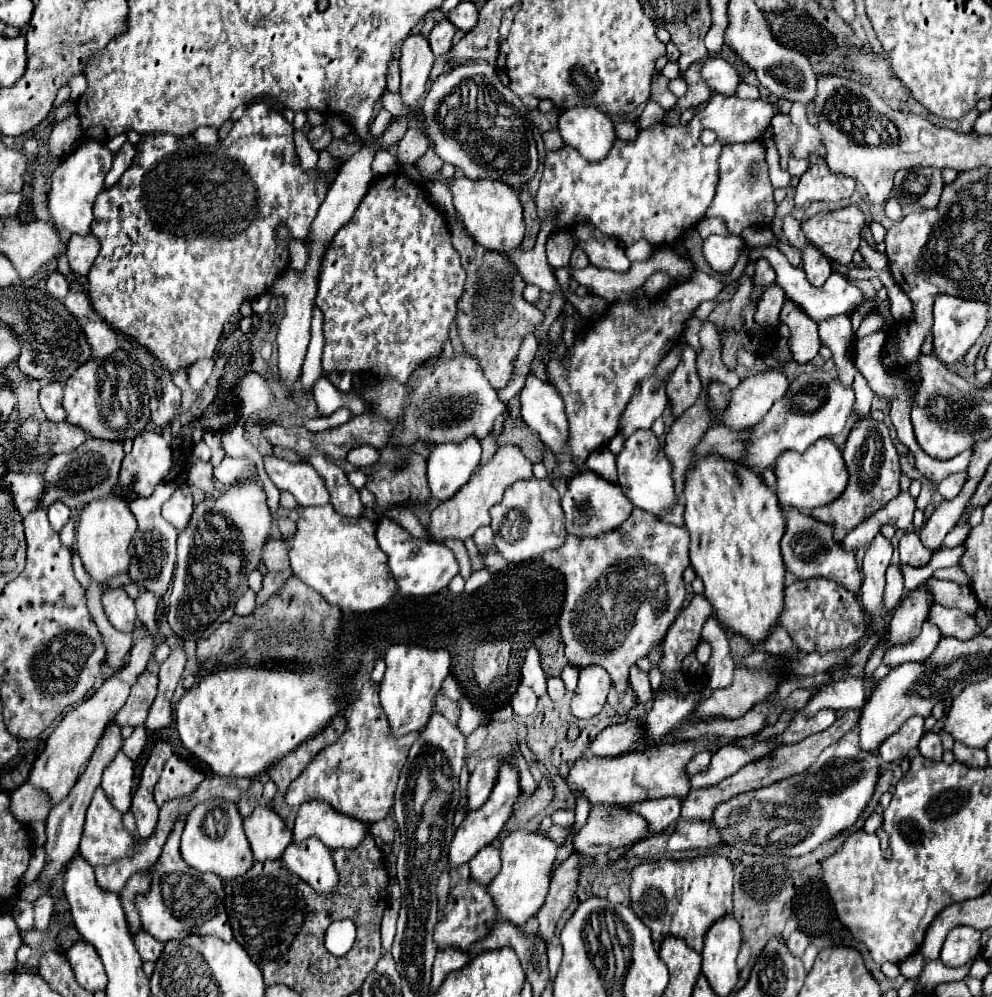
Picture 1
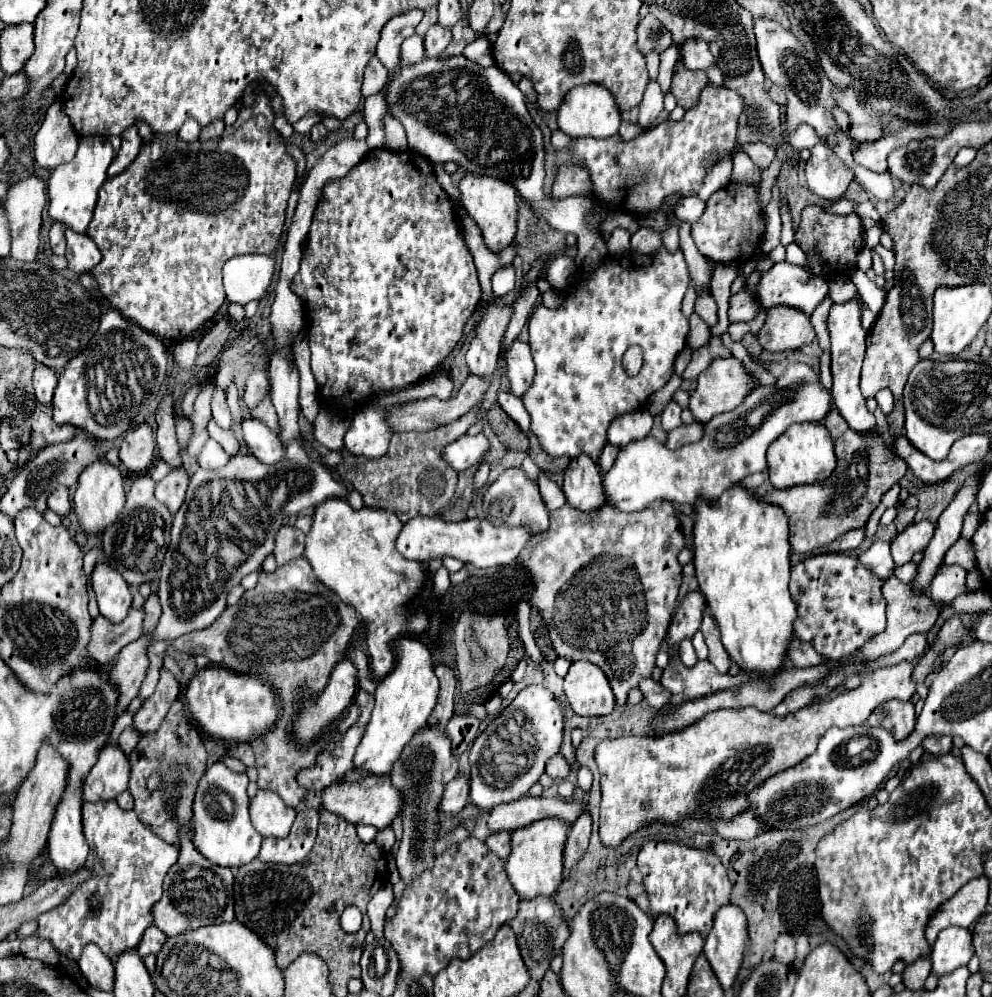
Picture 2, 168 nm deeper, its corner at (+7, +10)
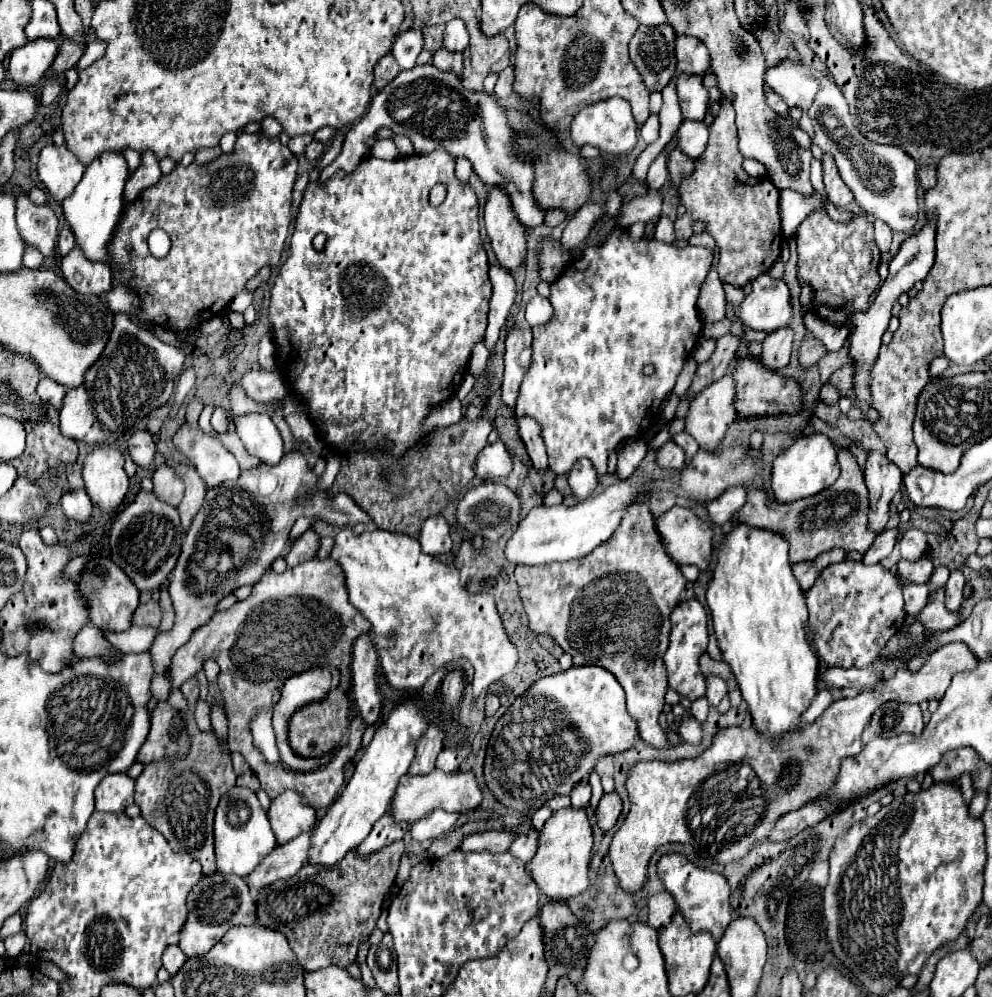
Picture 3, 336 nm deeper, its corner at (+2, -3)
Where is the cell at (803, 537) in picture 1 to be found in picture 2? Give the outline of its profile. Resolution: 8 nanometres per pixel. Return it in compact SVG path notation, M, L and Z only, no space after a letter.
M876 541L870 549L864 551L864 555L858 555L858 561L880 579L888 579L892 575L894 561L890 555L890 543L886 541Z

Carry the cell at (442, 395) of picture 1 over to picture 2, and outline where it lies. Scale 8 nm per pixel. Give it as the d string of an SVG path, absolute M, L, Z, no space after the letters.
M500 391L498 393L498 405L510 415L510 419L514 419L522 427L522 431L528 431L530 421L528 421L526 409L522 405L522 399L514 397L510 391Z

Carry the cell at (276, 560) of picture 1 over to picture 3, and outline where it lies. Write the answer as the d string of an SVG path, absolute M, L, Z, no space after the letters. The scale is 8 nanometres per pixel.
M307 530L307 532L293 544L293 548L291 548L289 554L285 556L285 560L287 560L287 564L293 568L293 566L297 566L297 564L301 564L301 562L305 562L305 560L311 560L311 558L317 554L319 546L321 546L321 542L319 542L317 532Z

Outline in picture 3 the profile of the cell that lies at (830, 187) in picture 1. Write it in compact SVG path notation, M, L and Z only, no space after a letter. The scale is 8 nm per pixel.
M823 154L821 162L823 162L823 180L825 180L829 200L837 208L847 208L853 202L853 196L851 196L851 190L847 188L847 184L843 184L843 180L841 180L839 170L835 168L835 160L831 160L831 156Z

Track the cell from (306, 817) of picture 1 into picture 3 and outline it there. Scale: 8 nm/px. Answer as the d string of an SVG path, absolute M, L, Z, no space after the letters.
M433 770L427 776L405 774L403 780L399 782L399 788L397 788L393 802L391 802L391 816L397 822L407 820L409 824L413 824L421 816L425 816L427 812L433 812L437 808L443 808L447 812L459 812L459 814L475 810L481 804L481 800L483 800L483 790L481 790L473 770L455 770L451 774L445 774L441 770Z

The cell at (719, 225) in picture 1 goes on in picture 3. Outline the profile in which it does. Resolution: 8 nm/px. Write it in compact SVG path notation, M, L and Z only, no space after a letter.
M721 92L721 110L709 128L709 142L705 152L695 158L695 170L677 186L677 196L686 212L674 222L679 245L693 234L695 222L703 222L705 230L715 238L719 250L717 272L725 284L743 288L767 272L781 254L783 234L779 216L779 190L769 178L751 178L743 170L743 156L737 150L735 110L731 100Z

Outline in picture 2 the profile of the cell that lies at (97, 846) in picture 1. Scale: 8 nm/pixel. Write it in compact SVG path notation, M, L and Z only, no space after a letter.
M84 801L82 825L90 845L86 867L94 871L94 879L88 879L86 887L78 887L76 895L66 899L62 907L40 915L38 935L54 943L70 959L78 959L86 943L96 943L114 959L122 951L134 949L144 929L152 925L150 907L162 897L162 881L178 859L178 847L152 835L134 811L120 809L116 801Z

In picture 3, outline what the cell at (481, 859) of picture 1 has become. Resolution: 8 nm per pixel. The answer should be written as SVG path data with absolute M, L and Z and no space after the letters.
M531 830L527 834L521 834L513 840L511 844L511 854L513 856L519 856L519 860L525 860L529 862L531 856L535 856L537 852L537 846L539 846L539 830Z

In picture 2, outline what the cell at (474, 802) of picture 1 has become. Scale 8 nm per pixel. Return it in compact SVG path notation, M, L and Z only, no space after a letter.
M456 775L456 779L452 779L444 789L440 811L444 813L462 811L468 801L468 793L470 793L470 779L464 775Z

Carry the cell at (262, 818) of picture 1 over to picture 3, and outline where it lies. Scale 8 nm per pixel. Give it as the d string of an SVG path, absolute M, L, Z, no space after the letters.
M285 790L279 794L269 808L269 820L271 828L275 832L277 844L287 844L301 832L307 832L317 824L317 810L307 804L305 796L299 792Z

